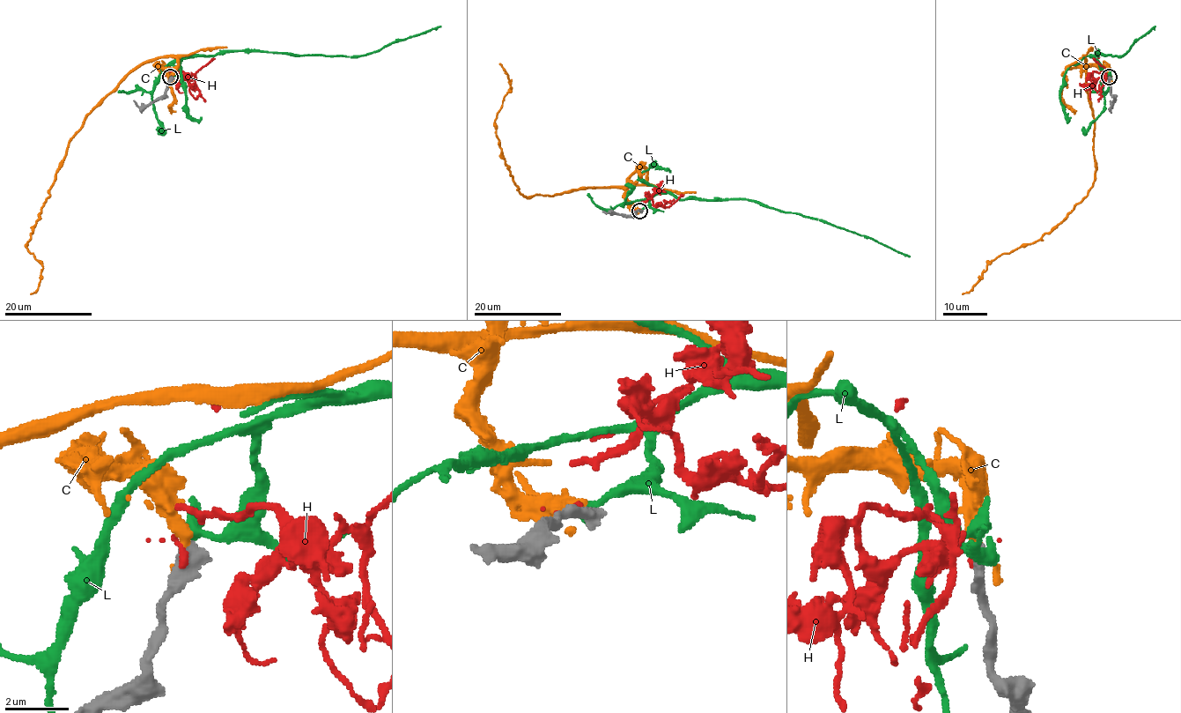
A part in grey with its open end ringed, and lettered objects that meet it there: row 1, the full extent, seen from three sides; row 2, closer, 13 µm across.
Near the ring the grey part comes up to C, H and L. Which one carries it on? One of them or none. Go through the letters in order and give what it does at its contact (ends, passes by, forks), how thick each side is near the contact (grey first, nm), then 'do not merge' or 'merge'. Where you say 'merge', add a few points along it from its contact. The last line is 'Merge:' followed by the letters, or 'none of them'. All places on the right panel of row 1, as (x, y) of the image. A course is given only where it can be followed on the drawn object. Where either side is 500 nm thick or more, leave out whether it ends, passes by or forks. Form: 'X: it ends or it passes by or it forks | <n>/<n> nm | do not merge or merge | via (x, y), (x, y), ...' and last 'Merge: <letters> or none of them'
C: 550/240 nm | merge | via (1110, 77), (1106, 67), (1066, 68), (1084, 57), (1094, 116), (1089, 190), (1039, 239), (996, 256), (963, 293)
H: 600/150 nm | do not merge
L: 500/280 nm | do not merge
Merge: C

